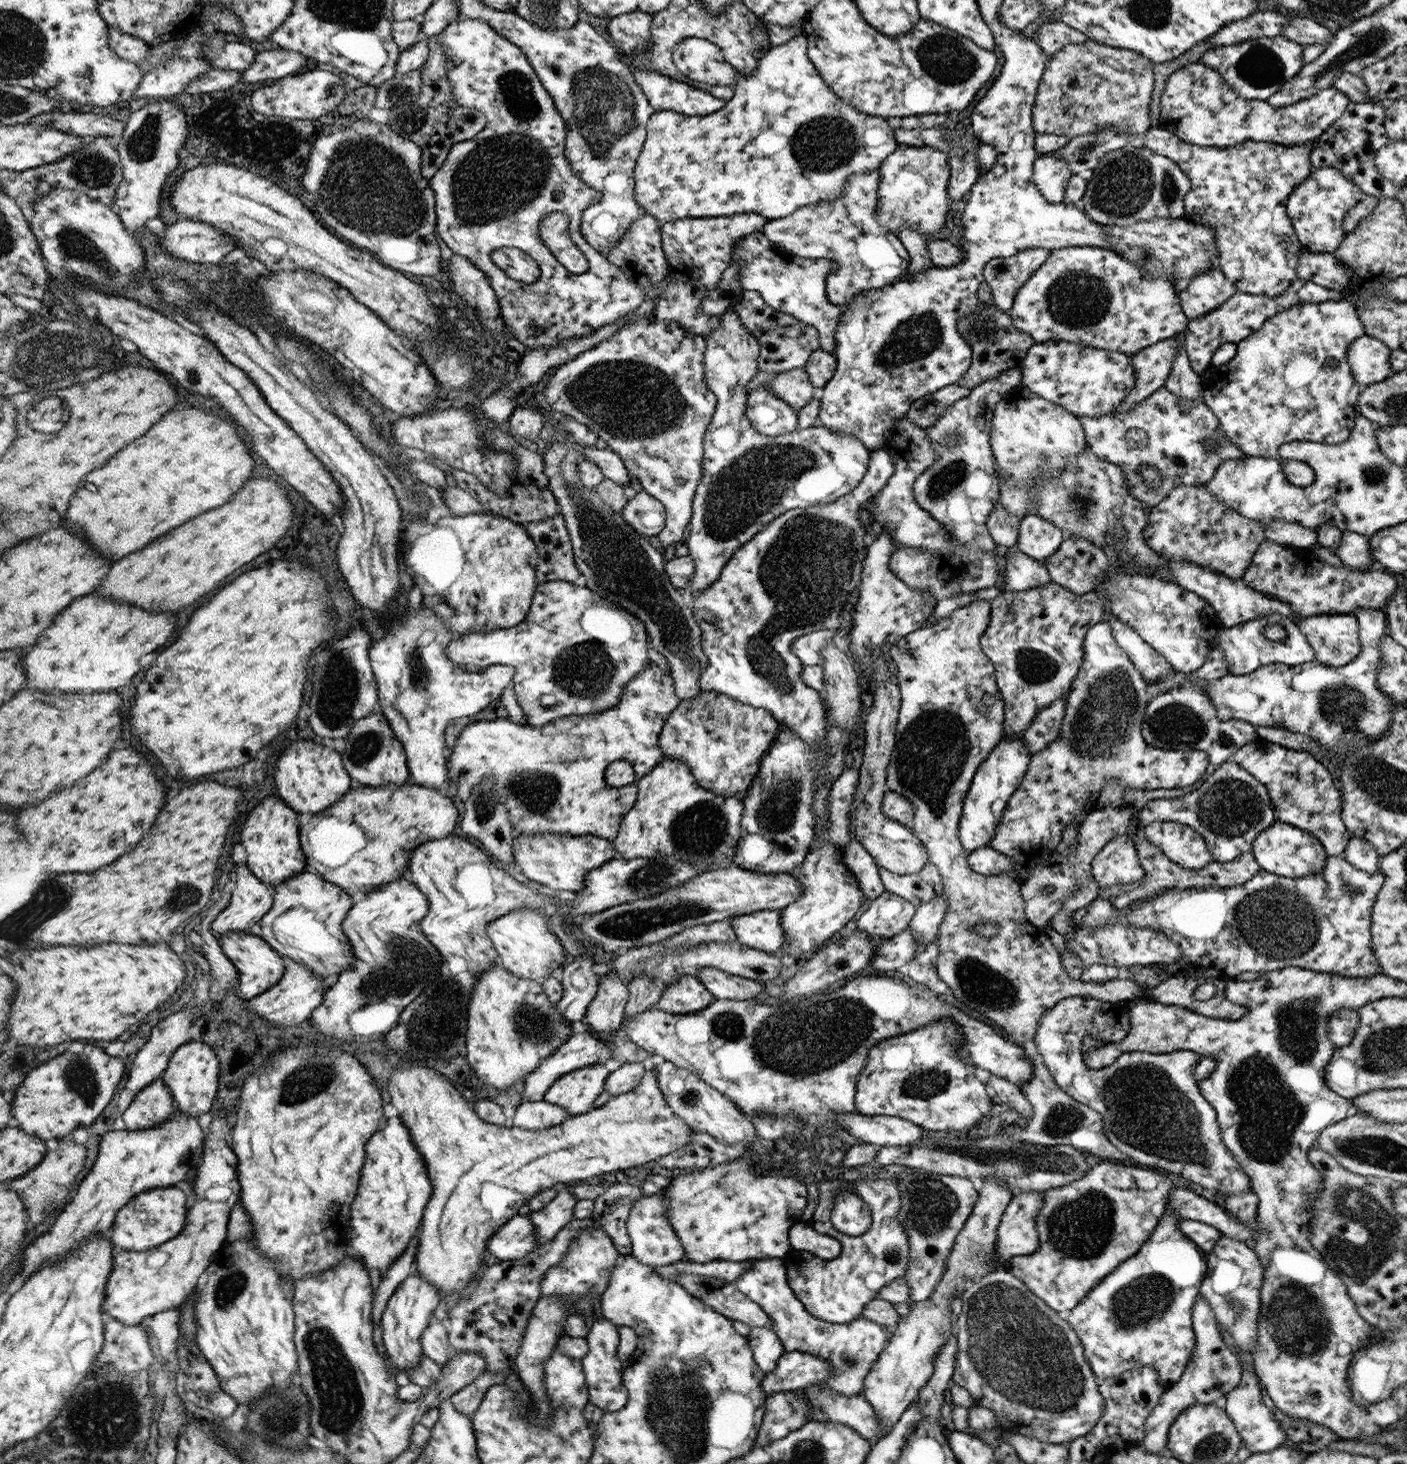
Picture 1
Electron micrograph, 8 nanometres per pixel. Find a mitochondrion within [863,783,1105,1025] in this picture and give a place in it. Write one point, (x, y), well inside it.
(985, 988)

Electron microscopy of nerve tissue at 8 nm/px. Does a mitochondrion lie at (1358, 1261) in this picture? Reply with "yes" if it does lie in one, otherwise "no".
yes

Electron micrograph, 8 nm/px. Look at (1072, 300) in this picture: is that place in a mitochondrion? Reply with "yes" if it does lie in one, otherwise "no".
yes

